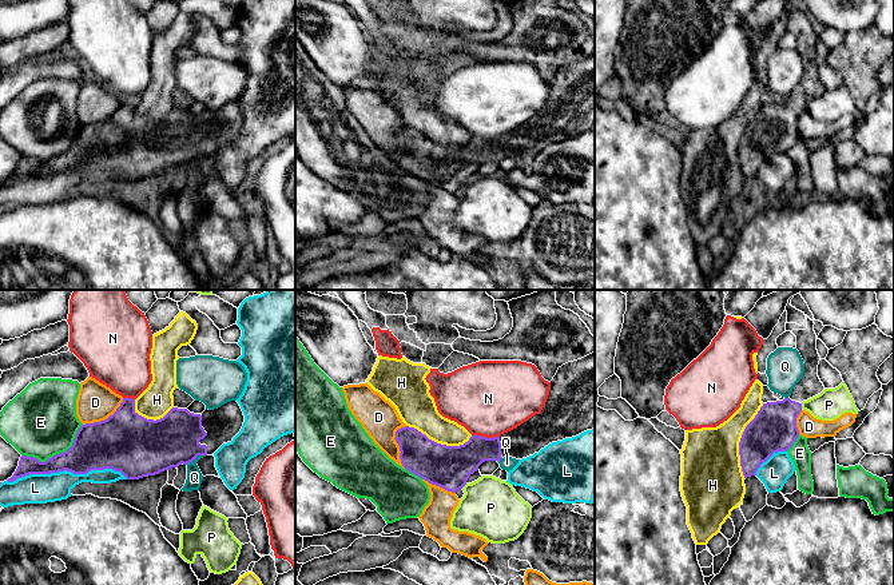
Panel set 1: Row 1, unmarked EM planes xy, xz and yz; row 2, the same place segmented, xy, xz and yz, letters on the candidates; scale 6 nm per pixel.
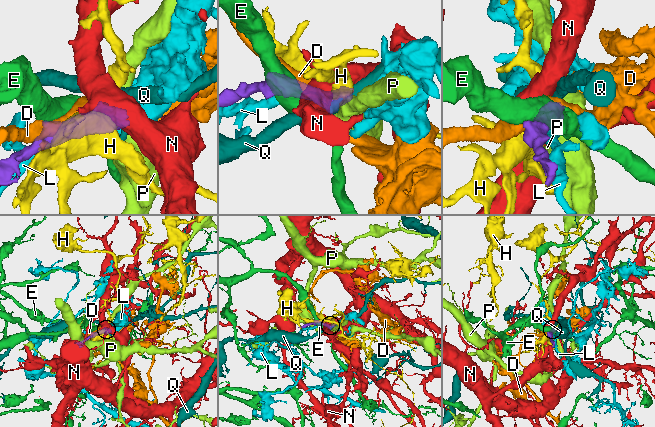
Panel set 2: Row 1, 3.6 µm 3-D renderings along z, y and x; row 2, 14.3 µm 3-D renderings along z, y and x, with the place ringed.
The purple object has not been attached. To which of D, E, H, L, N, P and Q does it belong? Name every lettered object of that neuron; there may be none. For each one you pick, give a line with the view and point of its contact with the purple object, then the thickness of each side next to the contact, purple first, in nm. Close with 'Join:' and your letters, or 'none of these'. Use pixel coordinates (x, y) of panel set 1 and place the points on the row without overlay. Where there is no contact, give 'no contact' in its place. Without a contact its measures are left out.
Join: none of these

